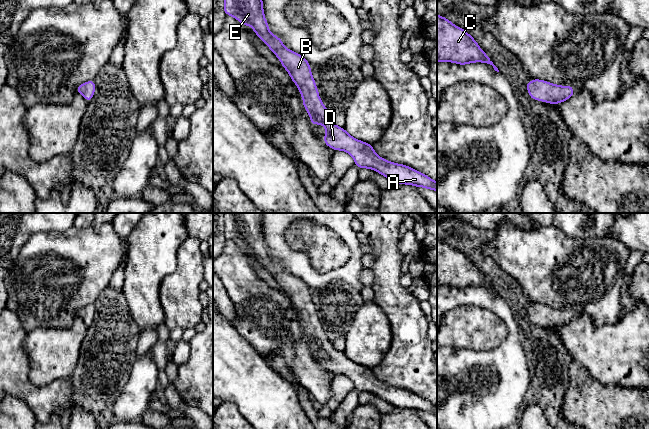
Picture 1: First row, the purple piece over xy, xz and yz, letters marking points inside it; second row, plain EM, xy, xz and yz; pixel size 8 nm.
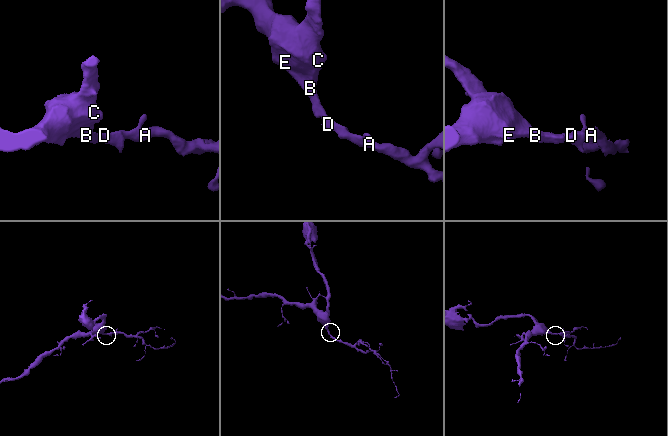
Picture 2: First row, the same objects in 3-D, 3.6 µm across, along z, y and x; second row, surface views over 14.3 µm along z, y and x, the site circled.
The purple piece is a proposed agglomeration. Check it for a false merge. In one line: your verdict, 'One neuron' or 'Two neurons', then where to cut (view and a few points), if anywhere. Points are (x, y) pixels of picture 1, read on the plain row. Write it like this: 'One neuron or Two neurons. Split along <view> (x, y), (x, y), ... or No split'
One neuron. No split

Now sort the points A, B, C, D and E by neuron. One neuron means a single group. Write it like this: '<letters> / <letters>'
A B C D E

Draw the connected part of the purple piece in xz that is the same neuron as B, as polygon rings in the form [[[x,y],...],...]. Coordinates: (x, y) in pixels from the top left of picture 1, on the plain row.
[[[224,213],[224,236],[235,241],[244,250],[253,252],[258,261],[274,276],[304,323],[310,346],[326,352],[326,369],[349,377],[359,392],[370,392],[398,408],[408,408],[437,415],[437,406],[406,389],[389,386],[379,381],[371,368],[350,360],[336,350],[319,322],[316,307],[307,284],[286,272],[282,264],[270,257],[262,228],[262,213]]]

